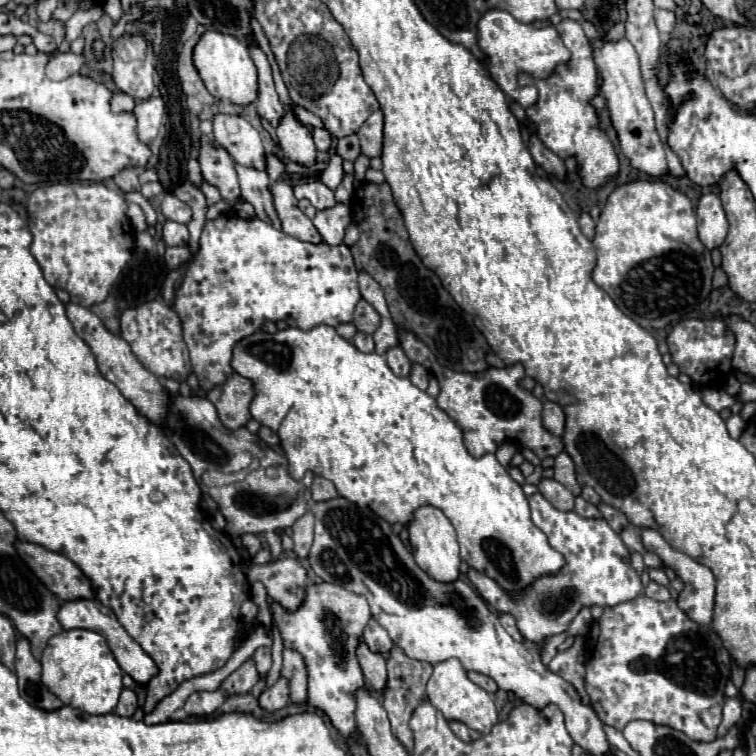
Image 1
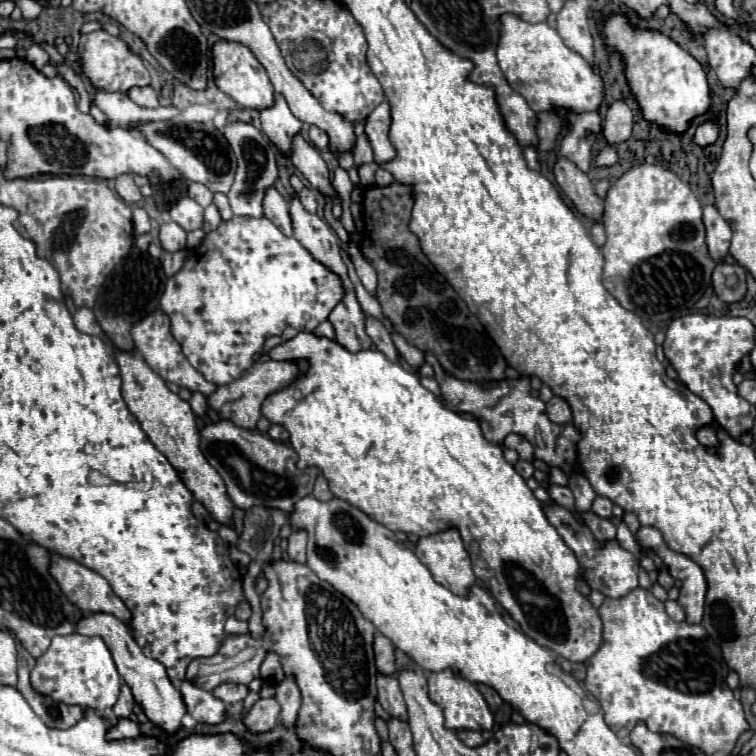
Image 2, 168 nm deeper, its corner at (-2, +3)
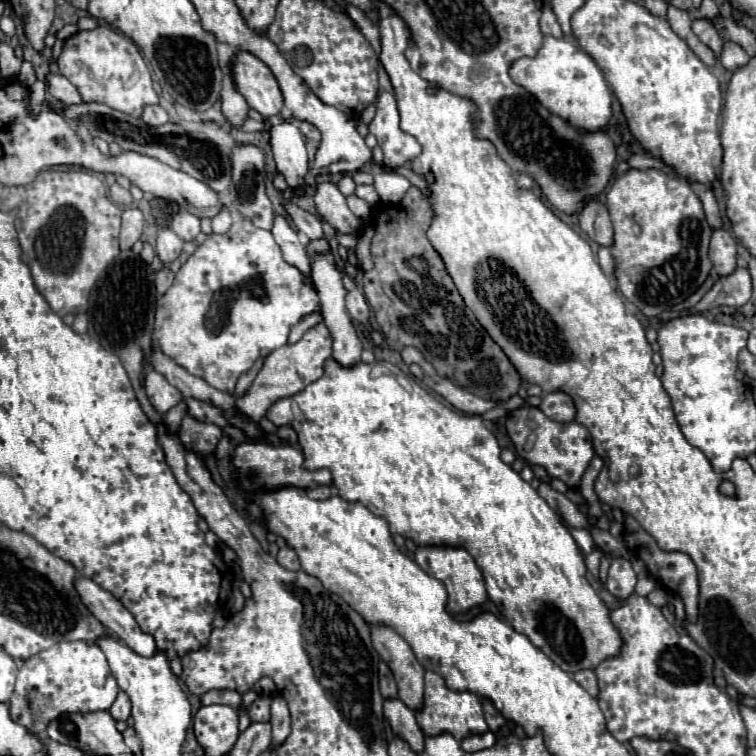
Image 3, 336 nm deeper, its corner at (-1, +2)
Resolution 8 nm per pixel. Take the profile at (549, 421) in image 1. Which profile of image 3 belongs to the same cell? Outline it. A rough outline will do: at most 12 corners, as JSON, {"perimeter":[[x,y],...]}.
{"perimeter":[[564,392],[542,396],[540,410],[562,424],[576,416],[574,402]]}

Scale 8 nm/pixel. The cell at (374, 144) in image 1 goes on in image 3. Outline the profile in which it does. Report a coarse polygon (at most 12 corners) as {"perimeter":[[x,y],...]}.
{"perimeter":[[380,92],[370,134],[384,164],[402,166],[420,154],[420,144],[398,126],[390,92]]}

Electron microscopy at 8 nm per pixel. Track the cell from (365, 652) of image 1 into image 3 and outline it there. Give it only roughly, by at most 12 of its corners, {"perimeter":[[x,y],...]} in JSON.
{"perimeter":[[384,700],[392,732],[414,752],[422,752],[424,734],[414,710],[402,700]]}

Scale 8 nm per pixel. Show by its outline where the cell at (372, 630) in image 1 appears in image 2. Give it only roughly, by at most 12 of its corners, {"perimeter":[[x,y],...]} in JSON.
{"perimeter":[[375,635],[375,663],[381,675],[395,675],[393,643]]}

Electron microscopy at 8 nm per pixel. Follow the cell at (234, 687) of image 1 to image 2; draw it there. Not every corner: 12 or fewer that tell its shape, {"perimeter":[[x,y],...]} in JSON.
{"perimeter":[[223,683],[213,695],[227,705],[243,701],[247,685]]}

